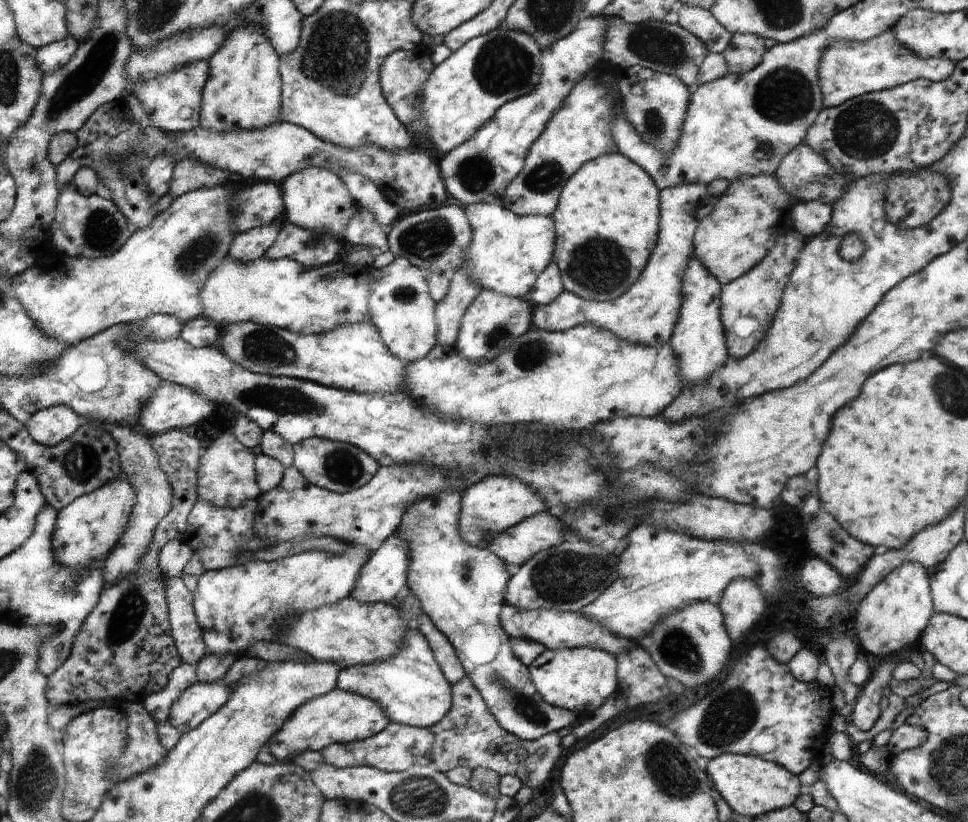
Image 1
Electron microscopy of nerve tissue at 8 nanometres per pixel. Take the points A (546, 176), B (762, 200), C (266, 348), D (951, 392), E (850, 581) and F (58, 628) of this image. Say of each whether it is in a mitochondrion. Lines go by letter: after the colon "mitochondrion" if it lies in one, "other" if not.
A: mitochondrion
B: other
C: mitochondrion
D: mitochondrion
E: other
F: other

